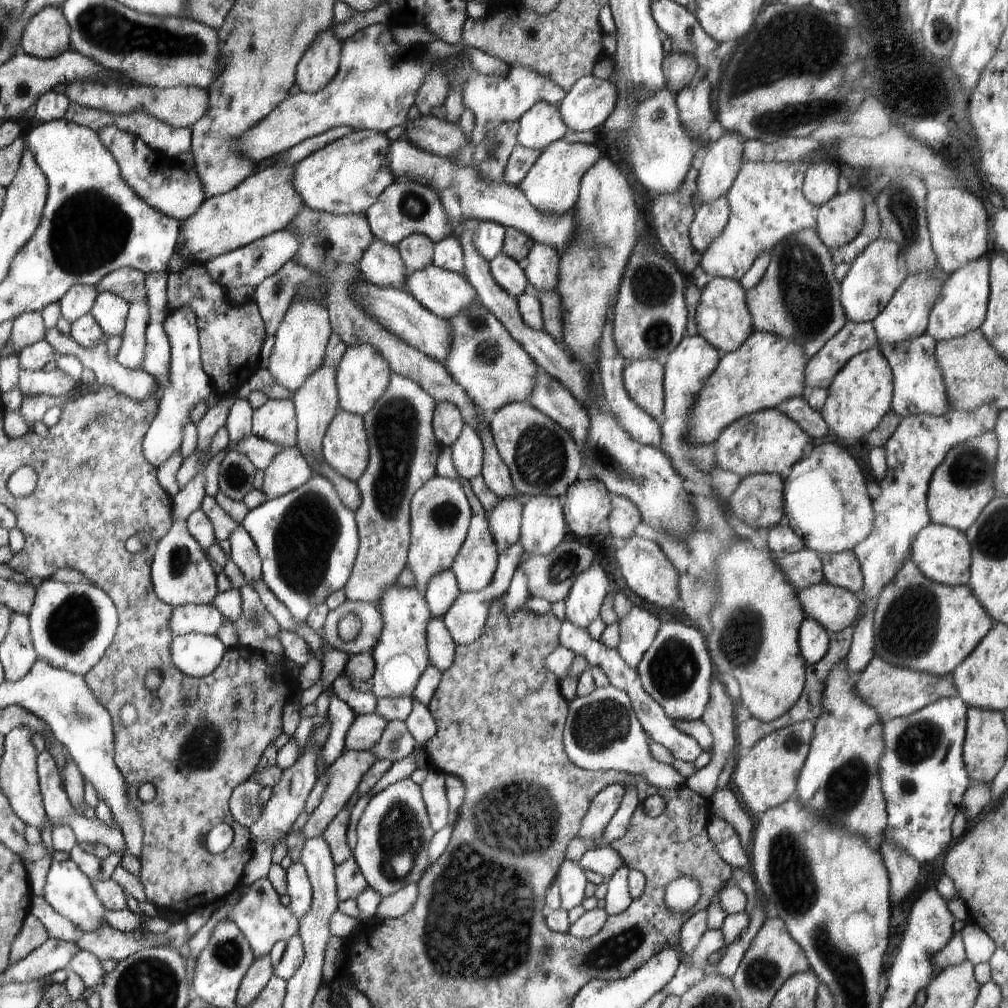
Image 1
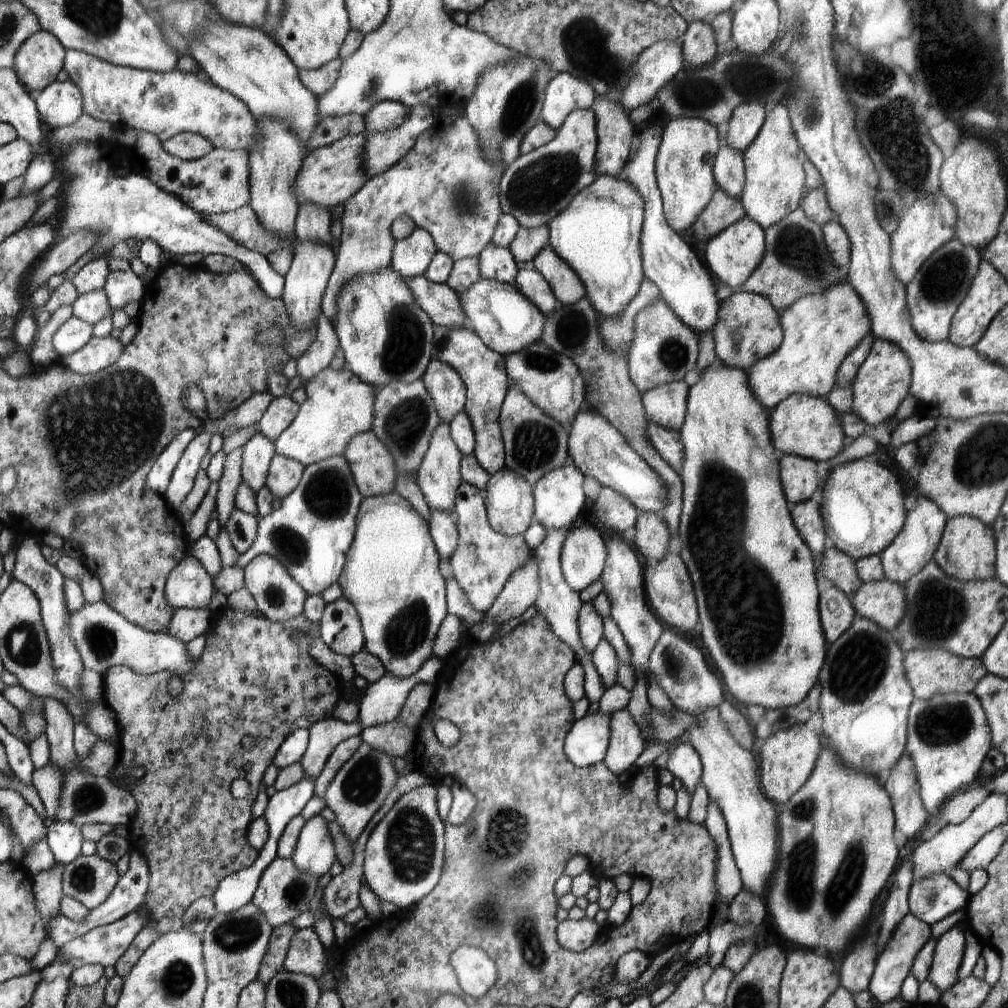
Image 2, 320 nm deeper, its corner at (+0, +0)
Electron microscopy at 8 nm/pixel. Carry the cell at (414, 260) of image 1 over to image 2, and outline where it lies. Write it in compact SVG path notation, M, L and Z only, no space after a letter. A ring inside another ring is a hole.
M417 227L409 237L396 240L392 268L406 280L420 277L427 272L437 251L433 235Z

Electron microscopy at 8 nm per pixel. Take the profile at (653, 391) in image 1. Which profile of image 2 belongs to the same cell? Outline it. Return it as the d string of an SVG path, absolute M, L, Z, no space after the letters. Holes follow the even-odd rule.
M674 381L641 395L649 420L666 429L680 432L688 416L689 383Z

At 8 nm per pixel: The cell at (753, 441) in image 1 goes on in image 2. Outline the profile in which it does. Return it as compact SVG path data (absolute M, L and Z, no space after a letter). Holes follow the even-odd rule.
M793 394L779 402L769 414L769 429L773 445L784 455L822 462L829 461L844 448L840 414L823 397L809 394Z

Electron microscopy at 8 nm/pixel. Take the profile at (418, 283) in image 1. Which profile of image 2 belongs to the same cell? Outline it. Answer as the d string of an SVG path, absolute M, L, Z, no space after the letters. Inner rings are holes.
M477 277L475 283L460 297L467 316L467 326L482 339L482 342L503 356L524 350L544 337L548 316L514 284Z

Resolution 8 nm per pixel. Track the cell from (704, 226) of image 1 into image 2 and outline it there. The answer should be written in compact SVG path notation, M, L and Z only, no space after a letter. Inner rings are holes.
M722 143L713 165L718 188L731 197L741 198L745 186L745 157L742 151Z

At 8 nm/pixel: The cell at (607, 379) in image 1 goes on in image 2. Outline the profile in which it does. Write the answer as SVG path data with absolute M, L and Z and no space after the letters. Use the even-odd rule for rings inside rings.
M598 175L597 180L594 181L592 185L588 186L586 189L582 189L564 210L561 210L552 220L549 220L548 224L546 224L549 228L550 246L552 246L553 250L558 255L561 255L581 277L581 281L585 285L585 290L588 292L588 298L590 301L594 302L593 306L596 307L600 315L604 315L605 317L621 317L621 312L628 308L630 302L637 296L644 282L644 256L641 254L641 232L644 228L644 220L645 199L642 198L642 195L636 190L636 187L632 186L626 178L619 179L617 176Z

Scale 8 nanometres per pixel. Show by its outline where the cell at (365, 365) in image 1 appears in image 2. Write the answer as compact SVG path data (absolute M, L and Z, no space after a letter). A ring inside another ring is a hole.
M392 266L380 273L366 273L354 278L337 298L337 310L333 327L340 341L345 366L362 382L382 388L392 381L411 383L424 376L429 362L433 360L434 324L426 311L420 308L406 278L399 275Z

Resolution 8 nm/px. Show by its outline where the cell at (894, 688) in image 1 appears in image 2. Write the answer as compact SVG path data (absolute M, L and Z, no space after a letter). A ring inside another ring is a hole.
M912 649L904 653L905 673L914 698L928 700L936 693L972 693L988 674L981 658L962 658L946 649Z

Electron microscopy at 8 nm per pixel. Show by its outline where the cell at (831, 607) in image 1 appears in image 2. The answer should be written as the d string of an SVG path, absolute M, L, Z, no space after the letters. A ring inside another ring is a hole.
M886 580L864 583L854 594L852 603L860 617L875 622L894 633L906 610L905 586Z

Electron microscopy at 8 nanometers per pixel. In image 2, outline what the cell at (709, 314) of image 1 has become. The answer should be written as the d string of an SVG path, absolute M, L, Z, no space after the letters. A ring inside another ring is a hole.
M742 289L735 290L732 296L722 301L720 321L712 335L718 362L727 367L744 369L748 374L755 362L770 356L782 344L780 312L762 295Z

